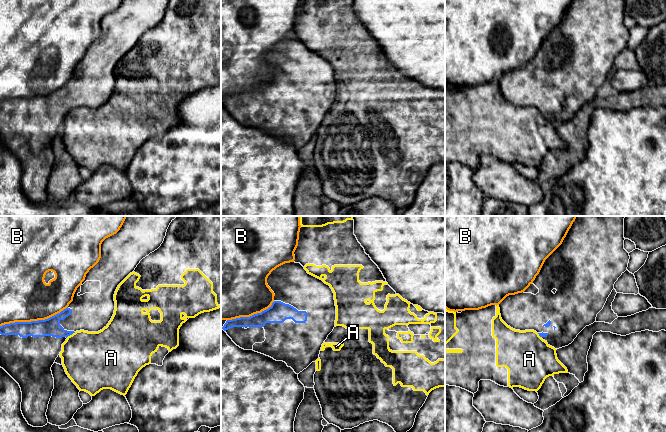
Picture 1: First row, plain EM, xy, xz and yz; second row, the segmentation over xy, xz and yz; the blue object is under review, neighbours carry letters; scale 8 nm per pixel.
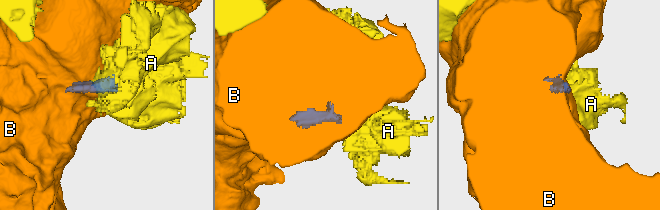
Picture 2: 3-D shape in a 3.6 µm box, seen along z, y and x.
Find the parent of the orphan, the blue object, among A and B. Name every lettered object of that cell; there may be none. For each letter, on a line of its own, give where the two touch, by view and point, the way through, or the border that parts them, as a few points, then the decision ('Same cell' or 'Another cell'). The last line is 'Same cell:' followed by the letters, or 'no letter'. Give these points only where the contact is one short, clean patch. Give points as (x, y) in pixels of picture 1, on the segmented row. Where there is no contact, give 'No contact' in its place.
A: Touches blue at xy (70, 334). Boundary: xy (75, 332), (66, 337). Another cell
B: Touches blue at xy (33, 321). Another cell
Same cell: no letter

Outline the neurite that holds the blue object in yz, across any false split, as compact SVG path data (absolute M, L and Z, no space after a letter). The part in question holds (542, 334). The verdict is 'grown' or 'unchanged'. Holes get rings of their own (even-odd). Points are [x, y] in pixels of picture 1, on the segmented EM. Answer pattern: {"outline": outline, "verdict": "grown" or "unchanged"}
{"outline": "M577 216L569 229L562 244L545 260L539 274L532 284L522 293L507 296L500 304L500 314L502 320L515 330L534 330L545 340L548 345L559 349L571 344L577 335L586 327L596 322L597 314L603 309L607 298L614 289L614 284L618 278L627 270L629 263L629 253L624 249L624 218L625 216Z", "verdict": "grown"}

